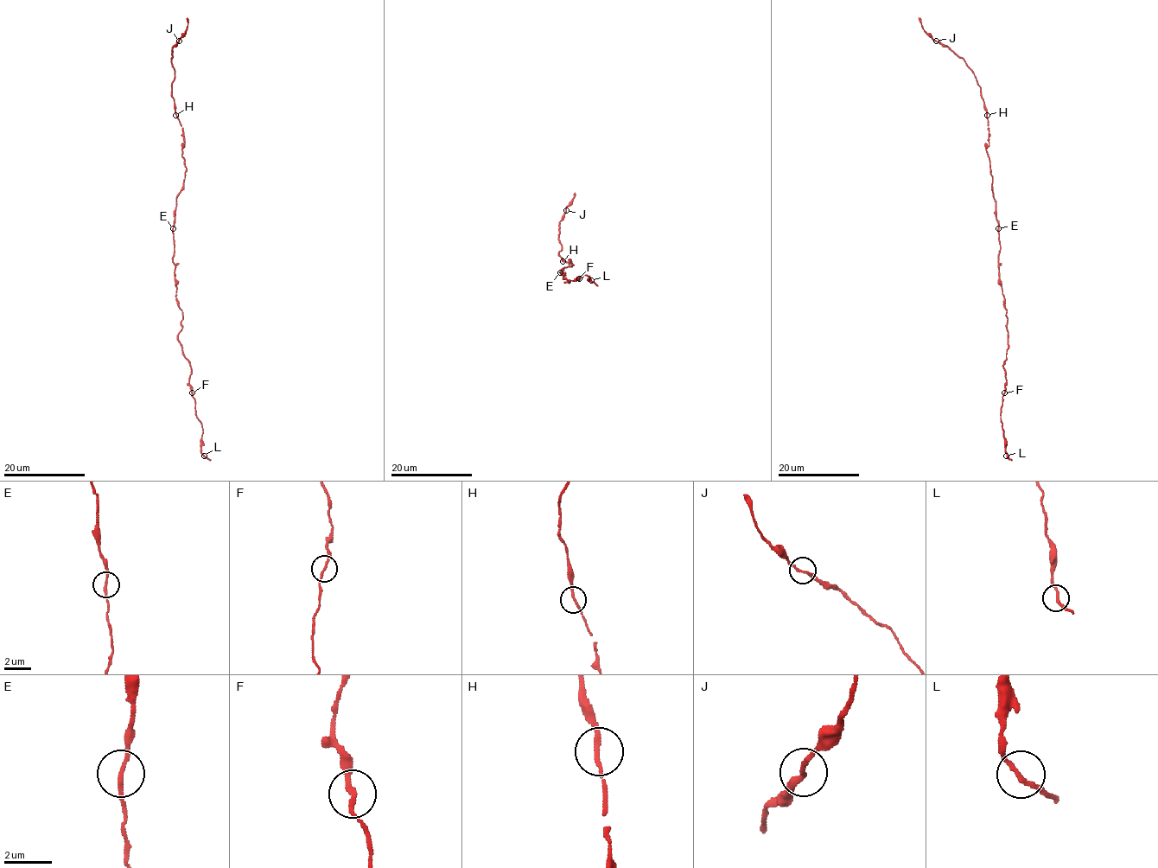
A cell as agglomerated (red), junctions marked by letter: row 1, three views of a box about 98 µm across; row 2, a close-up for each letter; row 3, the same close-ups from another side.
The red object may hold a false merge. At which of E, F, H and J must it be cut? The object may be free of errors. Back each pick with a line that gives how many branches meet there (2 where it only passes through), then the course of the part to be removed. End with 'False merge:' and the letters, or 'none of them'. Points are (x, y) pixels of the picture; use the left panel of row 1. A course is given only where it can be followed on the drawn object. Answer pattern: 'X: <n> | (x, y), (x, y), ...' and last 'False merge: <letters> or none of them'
False merge: none of them

